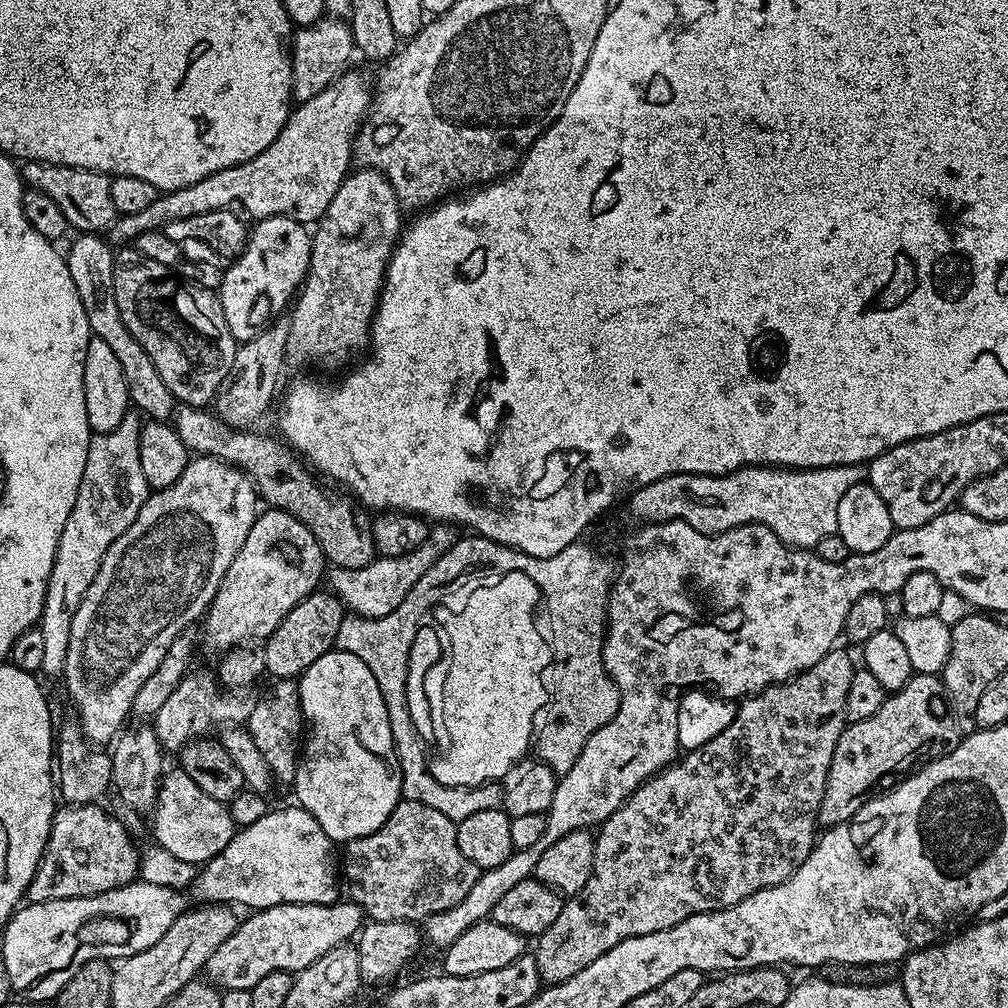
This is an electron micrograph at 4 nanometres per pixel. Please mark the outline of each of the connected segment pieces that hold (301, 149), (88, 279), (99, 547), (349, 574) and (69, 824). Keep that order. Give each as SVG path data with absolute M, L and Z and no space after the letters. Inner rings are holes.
M345 71L337 76L336 80L322 94L314 94L314 98L301 100L288 113L288 123L250 162L242 162L238 166L230 166L226 170L218 170L202 182L194 182L194 186L182 186L178 190L167 194L157 195L153 204L146 206L138 214L120 216L116 223L110 228L111 239L117 245L127 242L135 242L138 234L143 232L154 232L163 229L164 224L174 222L175 219L194 218L205 216L208 212L224 212L231 204L241 204L252 218L263 218L266 216L285 216L294 218L298 223L305 226L315 225L322 218L326 206L330 206L334 194L338 194L338 186L342 186L344 177L348 175L354 164L354 145L356 134L360 131L374 99L374 88L360 72Z
M80 234L75 238L77 240L66 248L66 259L70 278L74 278L74 286L78 290L78 298L82 298L82 310L86 310L89 333L102 338L114 350L115 357L122 366L122 373L125 374L131 407L148 420L171 421L178 401L170 394L170 390L166 390L166 382L162 382L162 374L154 370L154 362L150 362L150 354L146 354L146 350L142 350L134 334L126 330L126 322L122 322L122 314L114 298L114 266L117 257L114 252L112 256L113 245L107 239L104 241L105 237L100 234Z
M128 414L122 418L121 425L109 433L93 435L86 454L86 470L82 470L82 482L78 482L78 498L74 498L74 510L70 510L70 518L66 518L66 526L62 526L62 534L56 551L56 561L48 579L46 602L40 615L38 626L45 638L44 656L40 672L43 675L63 677L66 666L66 652L70 650L70 624L74 622L74 614L78 614L78 606L90 590L90 582L94 582L94 574L102 566L102 558L110 546L138 518L138 510L148 501L150 489L146 477L142 475L142 462L138 456L140 445L141 417Z
M437 523L429 527L426 542L422 542L418 550L410 550L410 554L380 556L366 566L357 568L333 567L326 576L327 587L344 603L349 613L375 620L382 618L398 610L406 594L410 594L410 590L418 586L418 578L422 578L422 574L426 574L426 570L430 570L430 566L434 566L434 562L438 562L438 558L442 558L442 554L446 554L446 550L456 544L456 532L457 529L451 524Z
M99 803L57 807L48 845L28 887L31 903L102 894L137 879L141 849L136 848L127 826L100 807Z

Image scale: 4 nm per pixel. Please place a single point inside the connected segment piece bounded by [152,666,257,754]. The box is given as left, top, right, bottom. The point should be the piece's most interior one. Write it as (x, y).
(195, 705)

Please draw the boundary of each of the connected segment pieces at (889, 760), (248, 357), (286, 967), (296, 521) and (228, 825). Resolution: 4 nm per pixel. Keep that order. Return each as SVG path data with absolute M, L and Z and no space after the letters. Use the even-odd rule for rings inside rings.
M913 674L900 692L885 695L882 706L878 706L878 714L851 721L838 738L838 746L834 746L834 758L830 758L830 774L826 778L819 823L831 826L846 822L881 790L895 788L898 781L909 775L925 758L943 756L945 752L954 750L954 746L958 746L962 739L962 732L956 727L958 721L949 705L943 679L939 675Z
M277 319L264 328L254 338L243 341L234 354L234 366L224 379L214 401L215 415L229 428L248 430L252 424L277 399L276 387L280 384L280 375L286 369L286 342L288 341L288 320Z
M335 902L333 904L282 904L270 906L268 909L253 911L248 917L241 919L236 925L234 934L210 954L204 963L203 975L221 990L250 990L266 974L275 972L301 972L306 966L318 962L322 954L334 950L340 944L349 943L359 933L366 917L364 911L351 902Z
M269 507L267 511L261 511L254 526L250 526L242 550L234 554L234 562L230 562L202 620L203 643L217 648L220 654L249 642L267 640L282 618L317 591L326 576L324 551L316 535L297 516L282 508Z
M172 768L161 777L160 791L164 792L164 816L151 818L150 826L157 847L193 866L211 861L234 838L238 828L234 824L227 805L211 798L181 768ZM168 776L176 776L176 784L168 784Z

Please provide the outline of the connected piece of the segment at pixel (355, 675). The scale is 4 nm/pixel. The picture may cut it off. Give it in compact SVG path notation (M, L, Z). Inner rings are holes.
M333 650L322 654L314 666L303 672L298 678L298 687L306 735L302 740L300 762L296 765L295 803L314 816L333 842L347 842L374 834L402 799L400 763L396 757L386 702L382 690L378 690L378 678L370 674L370 666L366 666L358 654Z

